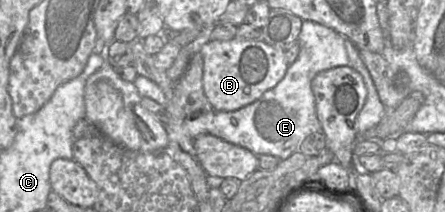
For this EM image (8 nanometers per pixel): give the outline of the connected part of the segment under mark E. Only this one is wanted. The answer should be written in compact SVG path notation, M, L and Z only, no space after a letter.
M303 20L302 26L301 26L301 31L298 36L298 43L299 43L299 55L298 55L297 59L292 64L290 64L288 66L285 76L282 78L282 80L280 80L280 82L275 87L267 90L258 100L256 100L255 102L253 102L241 109L238 109L235 111L230 111L230 112L212 110L209 113L207 113L205 115L205 131L206 131L206 133L217 136L217 137L219 137L227 142L230 142L234 145L246 148L246 149L250 150L251 152L253 152L255 155L267 154L267 155L276 156L280 160L285 160L288 157L290 157L294 152L298 151L298 147L299 147L300 143L308 135L315 133L315 132L322 132L322 126L321 126L321 123L318 120L317 114L316 114L315 98L314 98L314 94L313 94L313 91L311 88L311 82L312 82L313 78L318 73L328 70L328 69L331 69L331 68L340 67L340 66L350 66L353 69L355 69L362 76L363 81L366 86L366 89L367 89L367 97L366 97L365 104L364 104L363 108L361 109L361 111L359 112L359 114L355 120L355 123L354 123L354 129L357 132L357 140L358 140L358 135L363 134L364 132L373 128L381 121L381 119L383 118L383 116L386 113L386 107L380 101L380 98L378 96L378 93L377 93L377 90L373 83L373 80L372 80L366 66L364 65L362 59L360 58L359 49L349 39L347 39L346 37L342 36L341 34L337 33L335 30L333 30L327 26L324 26L322 24L319 24L319 23L310 21L310 20Z

